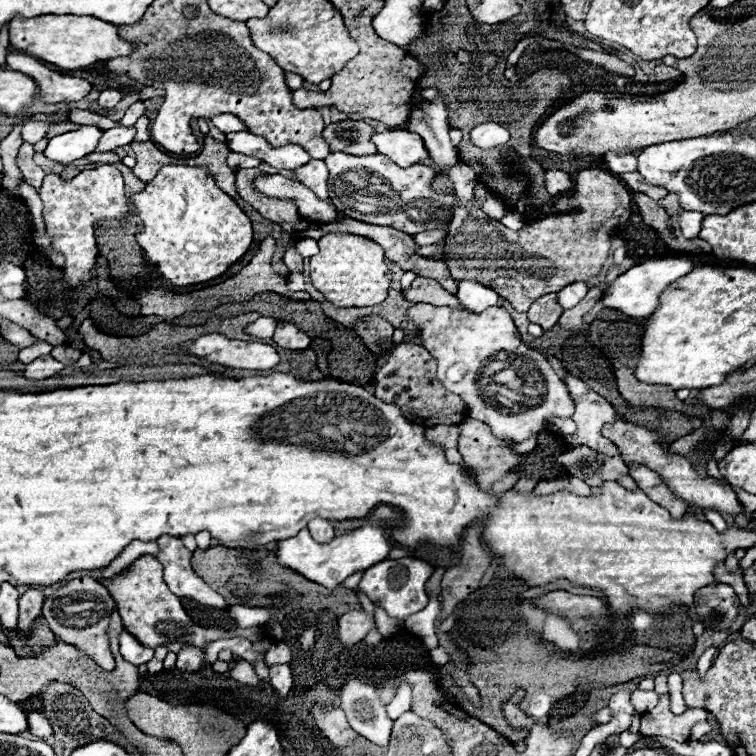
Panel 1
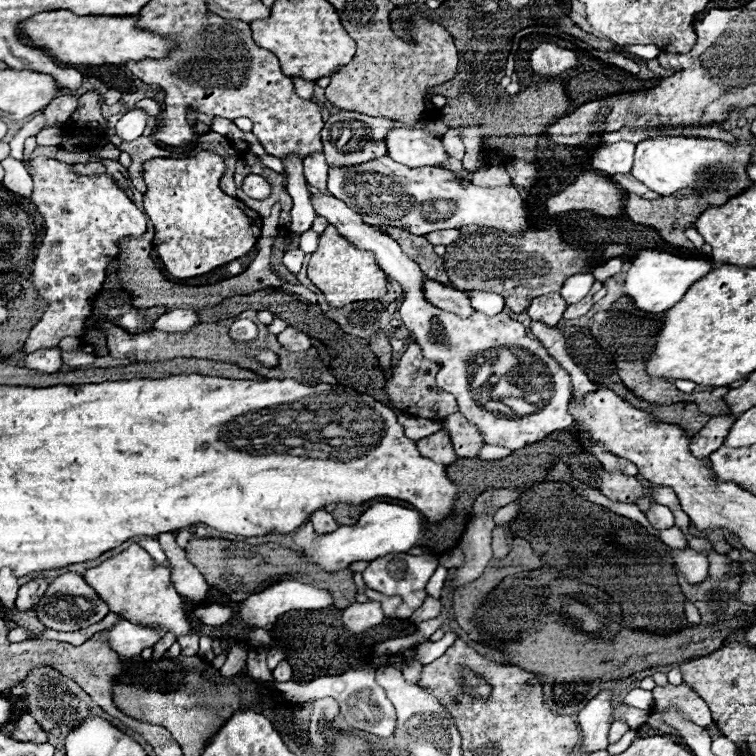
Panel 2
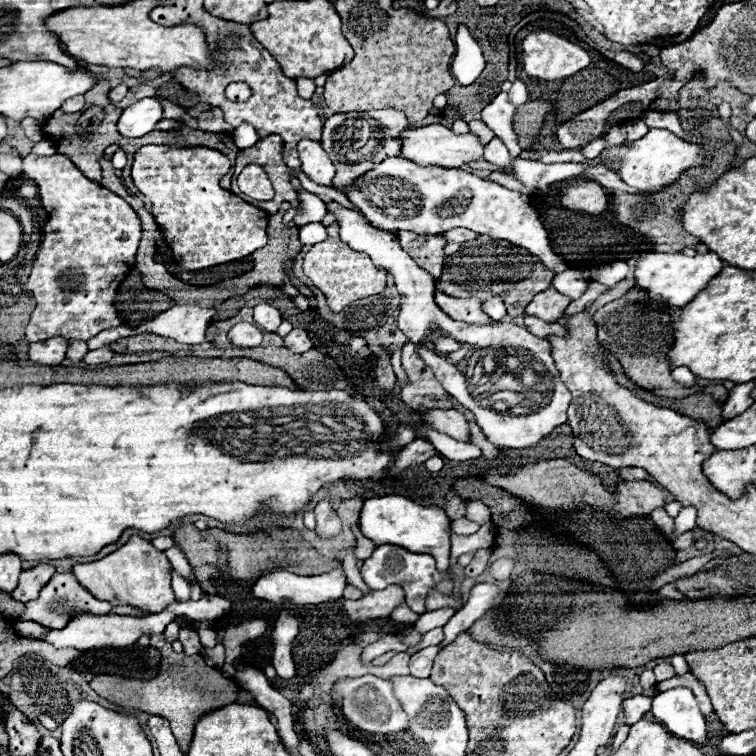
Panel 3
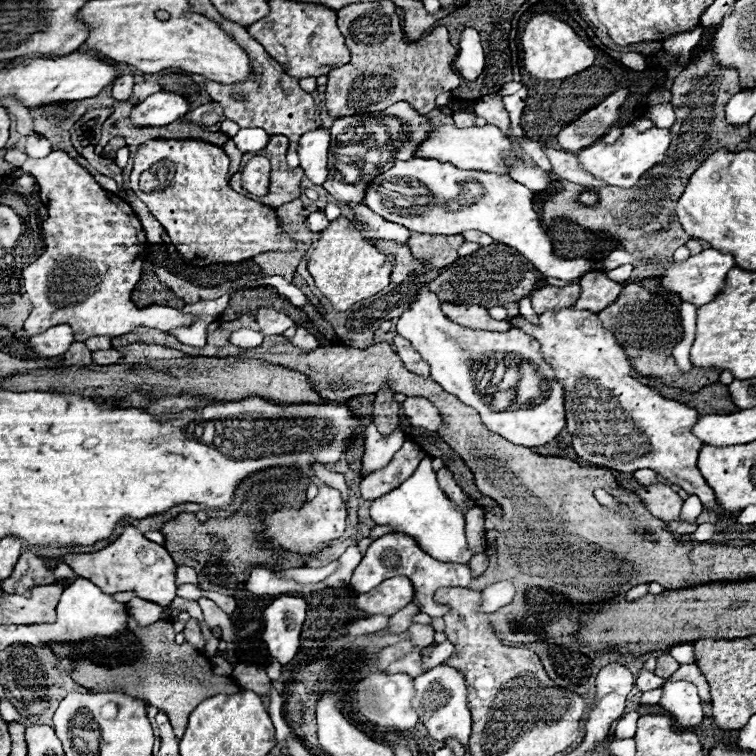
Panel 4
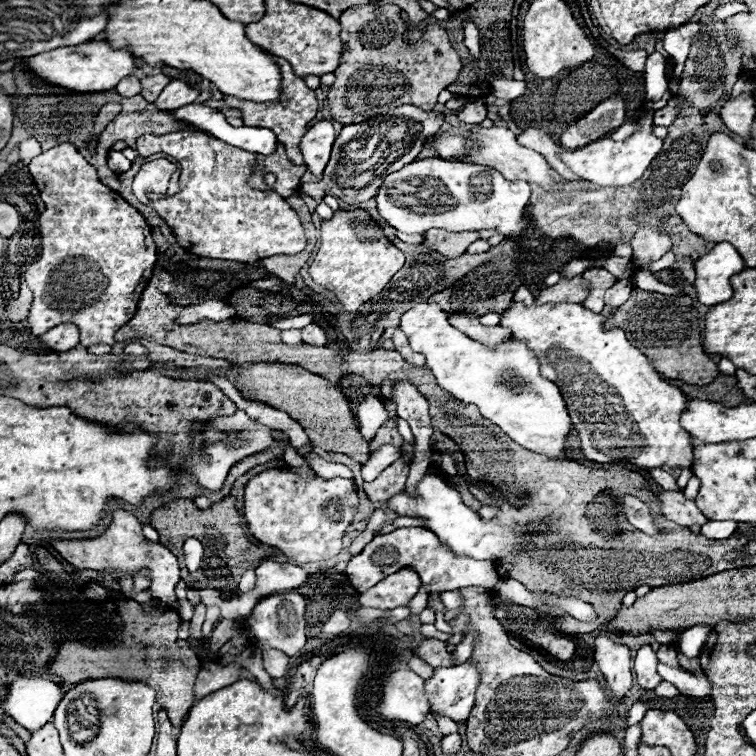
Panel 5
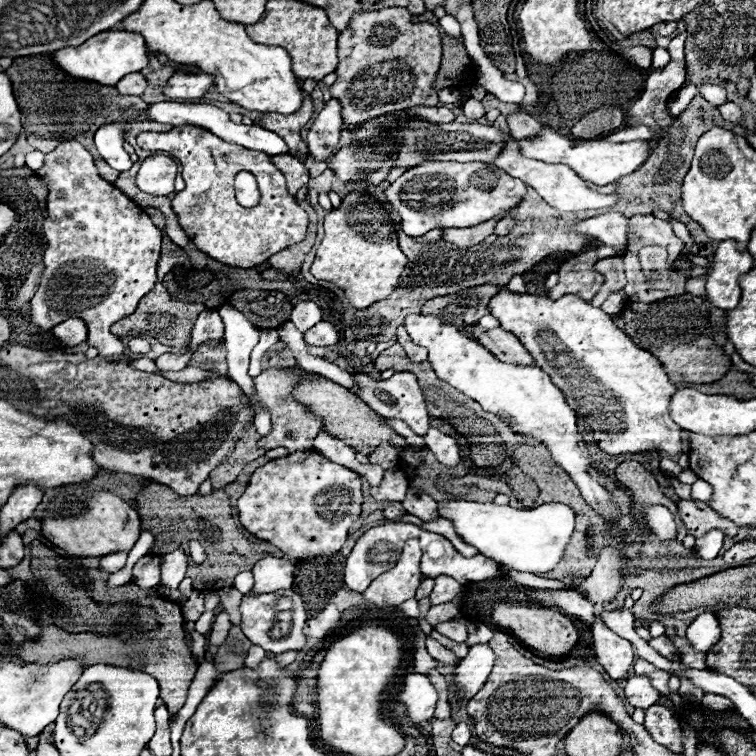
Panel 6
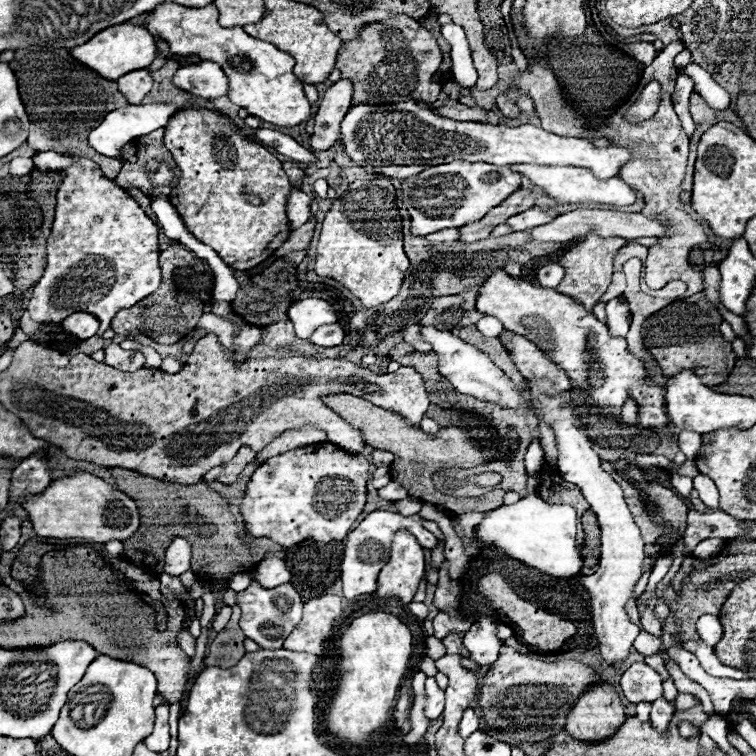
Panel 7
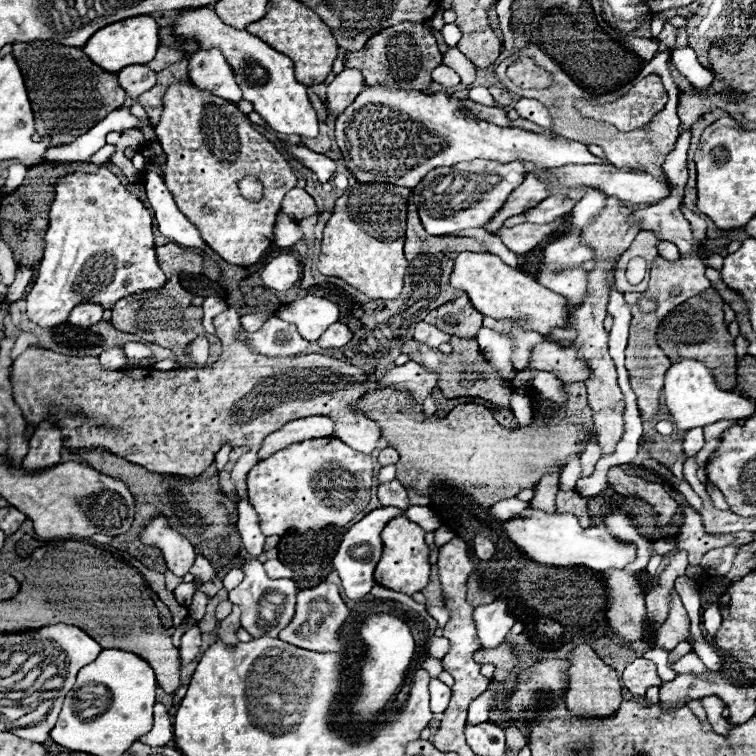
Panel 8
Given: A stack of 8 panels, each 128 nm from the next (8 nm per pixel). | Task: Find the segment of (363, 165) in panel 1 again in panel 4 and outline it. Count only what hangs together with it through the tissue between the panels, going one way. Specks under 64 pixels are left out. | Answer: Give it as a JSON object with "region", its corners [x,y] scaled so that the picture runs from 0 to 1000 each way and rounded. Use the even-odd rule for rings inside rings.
{"region":[[[542,209],[521,212],[521,220],[497,233],[484,249],[481,270],[503,283],[505,288],[532,296],[542,307],[553,310],[608,310],[614,304],[632,304],[653,317],[672,323],[675,328],[693,336],[722,368],[765,370],[783,357],[779,344],[771,341],[743,344],[733,339],[730,320],[704,270],[704,254],[680,241],[669,230],[608,225],[598,217],[585,217],[579,212]],[[516,249],[516,251],[511,251]],[[519,283],[519,286],[508,286]]]}

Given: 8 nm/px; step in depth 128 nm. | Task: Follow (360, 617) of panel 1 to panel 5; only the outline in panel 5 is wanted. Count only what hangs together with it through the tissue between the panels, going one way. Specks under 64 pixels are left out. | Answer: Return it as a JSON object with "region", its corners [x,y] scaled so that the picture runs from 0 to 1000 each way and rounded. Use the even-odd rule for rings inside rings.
{"region":[[[532,751],[503,767],[497,775],[479,783],[474,794],[484,804],[521,807],[526,802],[537,802],[553,783],[553,778],[556,778],[553,759],[542,751]]]}

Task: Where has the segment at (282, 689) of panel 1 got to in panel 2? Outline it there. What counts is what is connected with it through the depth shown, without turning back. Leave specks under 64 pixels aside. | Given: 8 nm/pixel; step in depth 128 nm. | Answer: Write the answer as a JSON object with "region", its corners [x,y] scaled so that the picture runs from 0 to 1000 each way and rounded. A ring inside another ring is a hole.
{"region":[[[370,876],[370,878],[360,886],[360,892],[362,892],[362,899],[365,899],[365,902],[384,902],[384,899],[386,899],[386,884],[384,884],[381,876]]]}

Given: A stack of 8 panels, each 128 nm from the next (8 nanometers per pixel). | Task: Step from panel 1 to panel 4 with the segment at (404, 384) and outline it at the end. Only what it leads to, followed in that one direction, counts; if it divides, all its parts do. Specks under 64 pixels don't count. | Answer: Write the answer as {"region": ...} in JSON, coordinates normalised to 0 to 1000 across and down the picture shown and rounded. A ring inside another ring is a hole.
{"region":[[[524,444],[524,447],[521,447],[521,455],[524,455],[524,460],[526,460],[526,471],[529,471],[532,481],[534,481],[542,492],[550,492],[553,497],[569,497],[566,481],[556,474],[556,468],[545,460],[545,455],[542,455],[537,447]]]}

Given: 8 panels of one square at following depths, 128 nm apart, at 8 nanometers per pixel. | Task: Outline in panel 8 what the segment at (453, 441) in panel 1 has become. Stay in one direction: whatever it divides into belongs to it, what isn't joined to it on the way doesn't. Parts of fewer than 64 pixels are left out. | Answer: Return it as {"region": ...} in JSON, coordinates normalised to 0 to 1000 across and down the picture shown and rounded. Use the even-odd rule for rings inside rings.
{"region":[[[519,635],[513,640],[500,643],[500,661],[505,664],[505,669],[519,667],[524,672],[537,675],[540,672],[540,648],[526,635]]]}

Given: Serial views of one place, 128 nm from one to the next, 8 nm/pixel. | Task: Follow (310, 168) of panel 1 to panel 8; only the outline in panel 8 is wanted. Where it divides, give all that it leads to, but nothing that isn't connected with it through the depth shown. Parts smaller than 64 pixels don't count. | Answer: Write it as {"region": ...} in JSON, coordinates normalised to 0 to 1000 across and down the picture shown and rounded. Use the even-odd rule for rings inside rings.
{"region":[[[458,90],[455,95],[450,95],[439,111],[434,111],[434,122],[431,122],[431,143],[434,143],[434,153],[439,159],[444,159],[450,153],[450,148],[455,148],[455,143],[460,143],[460,138],[466,138],[466,132],[484,116],[481,103],[476,98],[476,93],[468,90]]]}

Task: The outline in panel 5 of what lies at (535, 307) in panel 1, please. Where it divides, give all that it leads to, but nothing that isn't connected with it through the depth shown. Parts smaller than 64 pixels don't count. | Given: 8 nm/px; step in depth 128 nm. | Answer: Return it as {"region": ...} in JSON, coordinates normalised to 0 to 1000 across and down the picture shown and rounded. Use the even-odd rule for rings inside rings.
{"region":[[[762,365],[757,370],[743,368],[738,376],[720,381],[709,394],[709,402],[722,402],[722,399],[757,399],[757,402],[767,399],[770,402],[778,386],[780,386],[780,376],[770,365]]]}

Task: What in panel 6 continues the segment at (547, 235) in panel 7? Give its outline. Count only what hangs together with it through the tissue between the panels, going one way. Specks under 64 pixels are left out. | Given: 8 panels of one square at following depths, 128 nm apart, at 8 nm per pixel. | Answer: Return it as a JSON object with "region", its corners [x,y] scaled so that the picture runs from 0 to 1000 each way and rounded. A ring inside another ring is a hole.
{"region":[[[799,280],[794,286],[765,294],[759,302],[762,307],[791,315],[796,323],[810,325],[816,331],[815,337],[824,337],[828,332],[831,288],[825,288],[820,280]]]}

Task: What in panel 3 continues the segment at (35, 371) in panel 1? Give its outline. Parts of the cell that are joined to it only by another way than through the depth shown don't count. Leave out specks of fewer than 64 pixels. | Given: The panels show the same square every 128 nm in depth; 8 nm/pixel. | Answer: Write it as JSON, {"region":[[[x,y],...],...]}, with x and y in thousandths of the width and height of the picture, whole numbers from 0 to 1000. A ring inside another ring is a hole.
{"region":[[[66,447],[58,452],[45,452],[37,460],[37,471],[42,479],[56,484],[77,484],[87,474],[87,450]]]}

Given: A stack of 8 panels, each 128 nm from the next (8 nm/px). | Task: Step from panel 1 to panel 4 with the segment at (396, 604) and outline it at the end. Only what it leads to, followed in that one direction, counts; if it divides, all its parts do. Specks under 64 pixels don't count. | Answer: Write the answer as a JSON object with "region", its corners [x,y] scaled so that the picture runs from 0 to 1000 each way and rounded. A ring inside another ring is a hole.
{"region":[[[511,706],[511,709],[495,714],[489,720],[489,725],[484,728],[479,743],[468,754],[463,772],[474,783],[487,783],[487,780],[497,778],[497,772],[505,772],[505,767],[519,765],[519,762],[540,762],[540,767],[545,767],[545,775],[548,775],[548,794],[545,796],[556,804],[556,810],[563,810],[571,817],[587,815],[587,810],[590,810],[590,802],[582,802],[571,794],[571,788],[579,778],[619,775],[619,770],[624,767],[622,751],[616,746],[579,743],[571,735],[566,735],[563,730],[558,730],[553,725],[553,720],[548,717],[548,712],[534,709],[534,706]]]}

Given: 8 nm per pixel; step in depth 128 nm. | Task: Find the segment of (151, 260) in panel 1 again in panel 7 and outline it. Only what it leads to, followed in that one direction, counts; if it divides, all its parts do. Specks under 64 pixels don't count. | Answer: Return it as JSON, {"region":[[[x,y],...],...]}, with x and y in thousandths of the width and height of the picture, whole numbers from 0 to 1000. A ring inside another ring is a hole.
{"region":[[[251,140],[238,146],[228,153],[228,159],[220,164],[217,175],[217,193],[228,201],[241,235],[235,246],[225,254],[225,267],[241,286],[246,302],[270,323],[280,325],[288,339],[310,357],[328,357],[349,347],[365,328],[381,317],[386,302],[384,291],[378,286],[378,267],[386,254],[386,246],[381,241],[378,228],[373,225],[373,214],[365,212],[349,193],[336,190],[320,180],[315,180],[304,167],[310,159],[299,151],[291,151],[286,146],[272,146],[262,140]],[[320,251],[336,254],[347,262],[344,272],[333,272],[320,262]]]}

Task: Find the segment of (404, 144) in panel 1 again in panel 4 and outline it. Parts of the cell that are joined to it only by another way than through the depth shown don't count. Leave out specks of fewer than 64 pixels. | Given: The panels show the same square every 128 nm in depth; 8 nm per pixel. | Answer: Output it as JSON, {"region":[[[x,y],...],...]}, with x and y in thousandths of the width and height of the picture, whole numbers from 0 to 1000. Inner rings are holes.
{"region":[[[577,167],[566,183],[556,190],[556,198],[550,198],[550,206],[556,209],[577,209],[582,214],[595,214],[603,222],[611,225],[638,225],[638,228],[656,228],[656,230],[669,230],[669,220],[664,212],[664,201],[677,201],[683,209],[690,209],[690,198],[669,183],[661,169],[656,167],[622,167],[622,169],[603,169],[603,167]]]}

